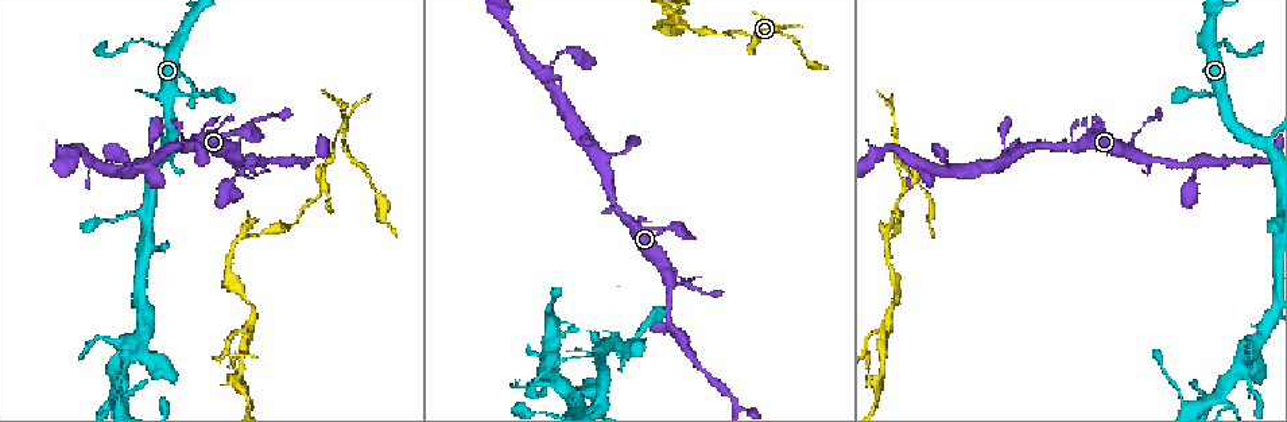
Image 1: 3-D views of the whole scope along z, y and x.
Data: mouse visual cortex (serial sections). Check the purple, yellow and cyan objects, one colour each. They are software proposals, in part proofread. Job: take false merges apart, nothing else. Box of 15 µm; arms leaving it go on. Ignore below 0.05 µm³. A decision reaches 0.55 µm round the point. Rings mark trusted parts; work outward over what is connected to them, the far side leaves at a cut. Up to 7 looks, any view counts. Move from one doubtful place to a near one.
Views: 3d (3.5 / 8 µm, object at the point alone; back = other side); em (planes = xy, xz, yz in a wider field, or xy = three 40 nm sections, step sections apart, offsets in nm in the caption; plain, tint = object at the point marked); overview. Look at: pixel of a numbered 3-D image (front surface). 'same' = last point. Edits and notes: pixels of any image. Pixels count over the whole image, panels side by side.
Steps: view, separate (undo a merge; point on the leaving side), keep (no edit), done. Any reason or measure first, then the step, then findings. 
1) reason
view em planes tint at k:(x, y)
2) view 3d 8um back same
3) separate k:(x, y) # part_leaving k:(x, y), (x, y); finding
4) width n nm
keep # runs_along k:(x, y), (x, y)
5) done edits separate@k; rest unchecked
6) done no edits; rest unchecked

sharp bend
view 3d 3.5um at 1:(151, 46)

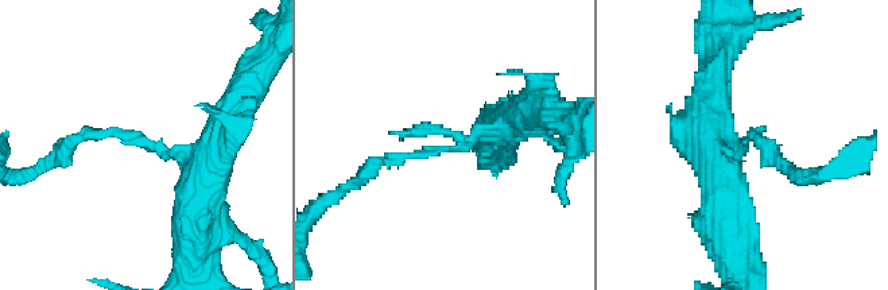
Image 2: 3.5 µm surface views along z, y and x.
arm_widths 100, 400 nm
view em xy step 3 tint at 2:(742, 143)

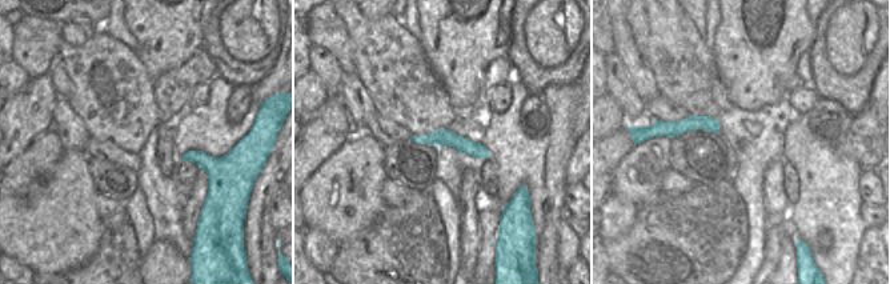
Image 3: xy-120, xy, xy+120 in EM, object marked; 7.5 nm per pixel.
keep # continuous, no second cell

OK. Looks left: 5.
two arms in line, one across
view 3d 8um at 1:(889, 321)

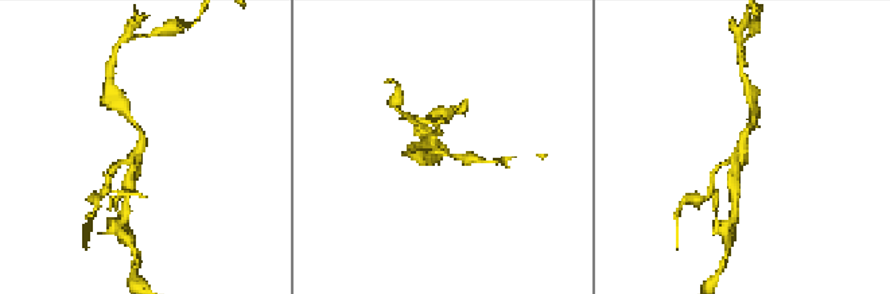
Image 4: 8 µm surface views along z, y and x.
closer look
view 3d 3.5um back at 4:(138, 153)

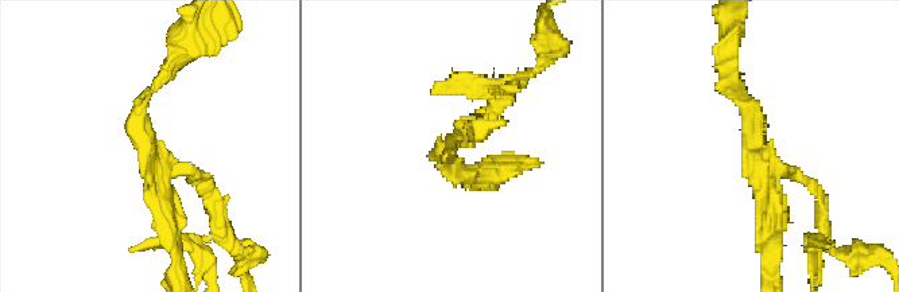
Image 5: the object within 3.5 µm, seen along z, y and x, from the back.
keep # all the same cell

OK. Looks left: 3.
abrupt turn
view 3d 3.5um at 1:(875, 381)

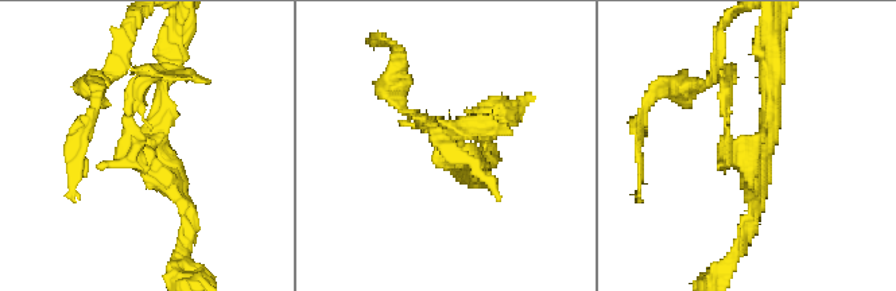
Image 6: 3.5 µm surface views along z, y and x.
need the tissue
view em xy step 5 tint at 6:(743, 152)

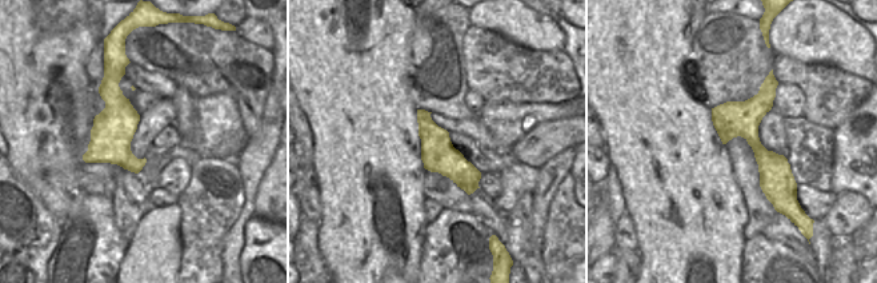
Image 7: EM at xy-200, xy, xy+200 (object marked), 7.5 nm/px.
keep # runs_along 7:(767, 83), (752, 139), (776, 190); continuous, no second cell

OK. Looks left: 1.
done no edits; rest unchecked

